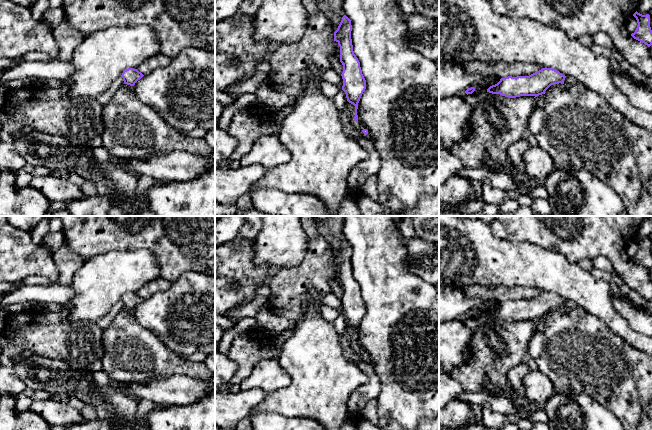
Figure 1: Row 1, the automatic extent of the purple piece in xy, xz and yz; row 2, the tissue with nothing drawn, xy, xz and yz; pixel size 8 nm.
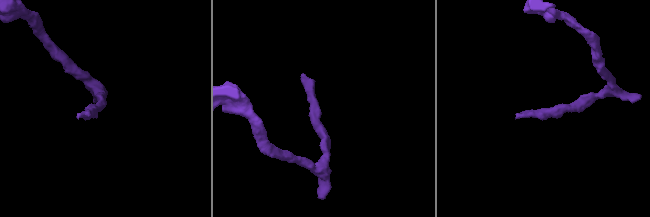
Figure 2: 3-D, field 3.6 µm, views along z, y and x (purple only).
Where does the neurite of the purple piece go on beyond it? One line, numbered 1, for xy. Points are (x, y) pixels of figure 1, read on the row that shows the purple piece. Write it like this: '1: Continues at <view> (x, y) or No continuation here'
1: No continuation here

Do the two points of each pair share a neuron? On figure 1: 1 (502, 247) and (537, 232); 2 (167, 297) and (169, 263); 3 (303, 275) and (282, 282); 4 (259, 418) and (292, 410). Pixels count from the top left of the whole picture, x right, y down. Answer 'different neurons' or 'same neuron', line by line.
1: different neurons
2: different neurons
3: same neuron
4: different neurons

